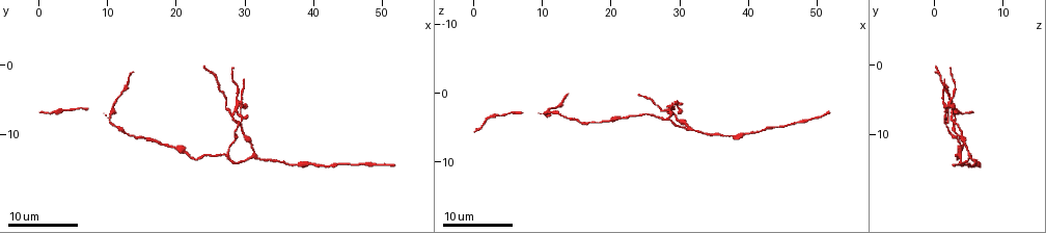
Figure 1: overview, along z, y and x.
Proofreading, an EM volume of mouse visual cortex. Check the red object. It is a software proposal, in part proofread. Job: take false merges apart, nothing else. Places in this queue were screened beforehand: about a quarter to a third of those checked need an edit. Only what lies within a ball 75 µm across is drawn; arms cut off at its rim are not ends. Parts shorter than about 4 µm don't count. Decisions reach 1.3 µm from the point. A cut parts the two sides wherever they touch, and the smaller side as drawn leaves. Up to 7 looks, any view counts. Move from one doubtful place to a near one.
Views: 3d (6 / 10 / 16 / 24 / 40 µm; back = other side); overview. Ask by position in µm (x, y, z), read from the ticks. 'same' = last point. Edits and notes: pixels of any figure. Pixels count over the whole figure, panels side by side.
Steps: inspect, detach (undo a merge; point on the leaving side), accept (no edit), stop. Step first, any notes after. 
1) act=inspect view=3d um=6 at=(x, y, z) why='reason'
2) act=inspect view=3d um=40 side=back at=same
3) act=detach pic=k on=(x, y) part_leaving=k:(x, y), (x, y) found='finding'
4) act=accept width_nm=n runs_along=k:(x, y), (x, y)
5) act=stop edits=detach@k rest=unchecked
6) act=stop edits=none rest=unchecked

act=inspect view=3d um=24 at=(19.5, 12.0, 4.5) why='calibre changes'

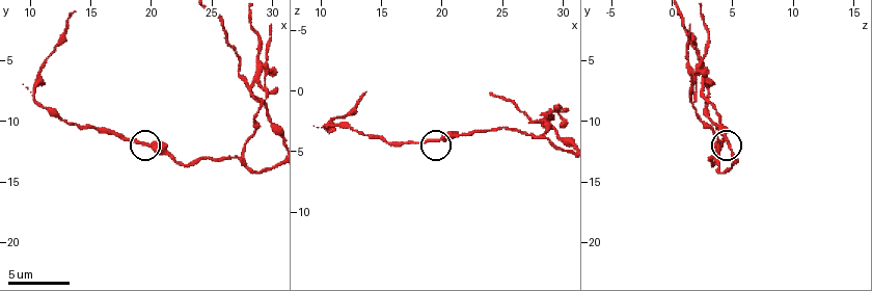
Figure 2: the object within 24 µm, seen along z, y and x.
act=inspect view=3d um=10 at=(19.6, 11.8, 4.2)

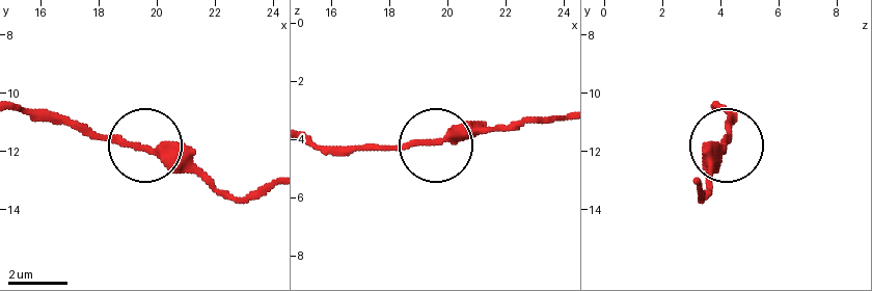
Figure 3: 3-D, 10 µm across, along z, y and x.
act=accept runs_along=3:(271, 185), (234, 201), (144, 151), (57, 126) found='all the same neuron'

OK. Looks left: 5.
act=inspect view=3d um=16 at=(27.2, 13.0, 3.8) why='branch point'

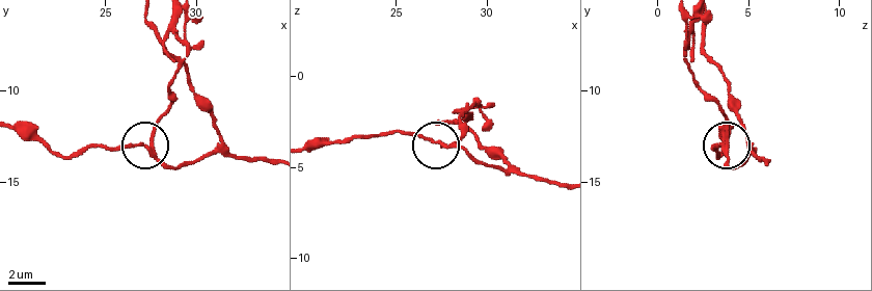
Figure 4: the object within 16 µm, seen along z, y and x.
act=inspect view=3d um=6 at=(27.3, 13.0, 3.8) why='zoom in'

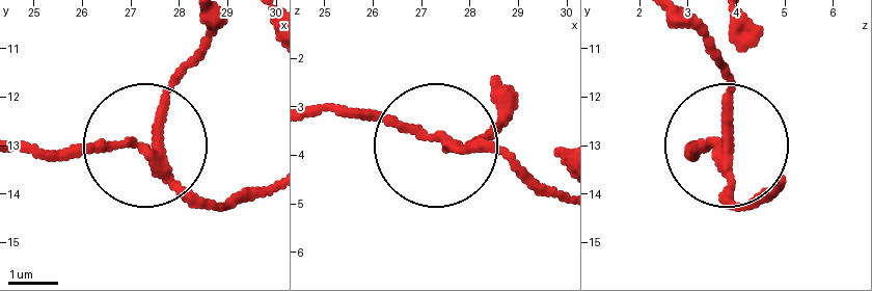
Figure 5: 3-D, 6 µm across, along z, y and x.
act=detach pic=5 on=(171, 82) width_nm=180 part_leaving=5:(168, 162), (156, 116), (206, 18) found='two neurons meet here'

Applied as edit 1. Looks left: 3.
act=inspect view=overview why='redraw'

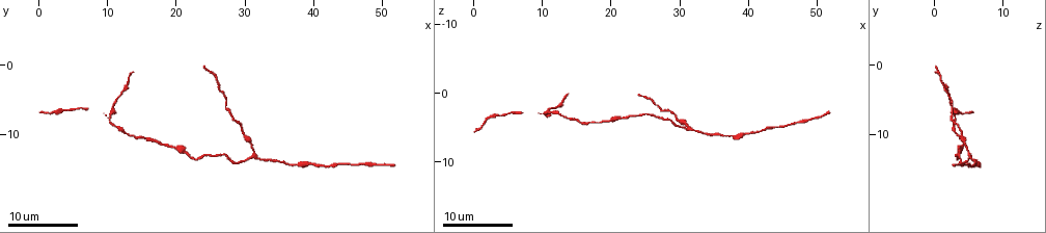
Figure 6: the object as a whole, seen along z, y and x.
act=inspect view=3d um=16 at=(31.5, 12.5, 5.0) why='three arms meet'

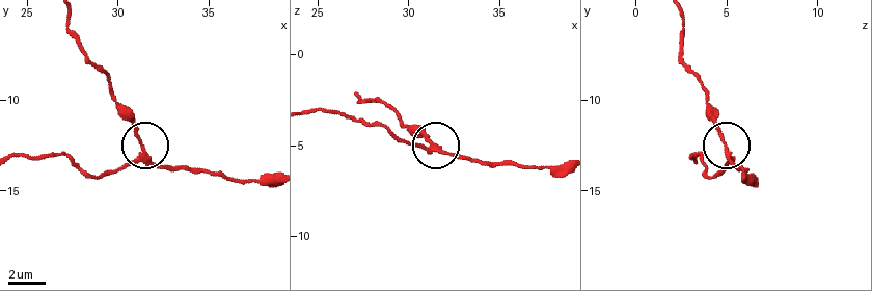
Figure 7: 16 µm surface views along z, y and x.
act=inspect view=3d um=10 at=(31.4, 12.8, 5.0)

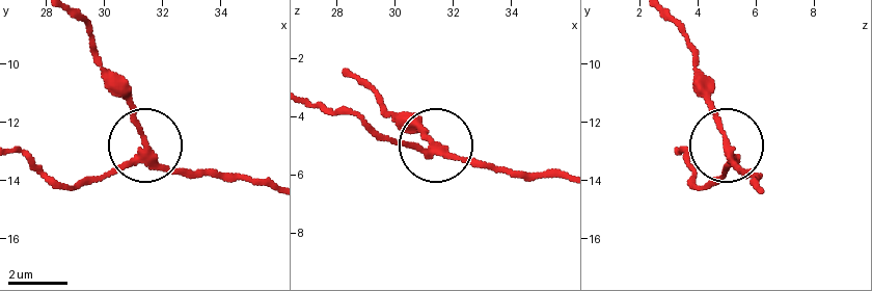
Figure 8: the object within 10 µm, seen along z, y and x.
act=accept width_nm=200 runs_along=8:(18, 151), (70, 186), (107, 174), (139, 141), (116, 91) found='continuous, no second neuron'

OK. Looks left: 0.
act=stop edits=detach@5 rest=unchecked

